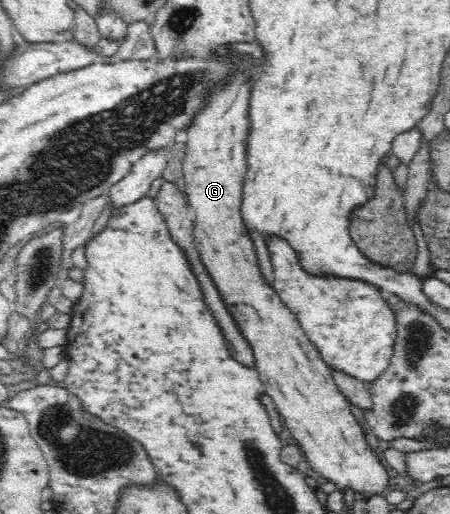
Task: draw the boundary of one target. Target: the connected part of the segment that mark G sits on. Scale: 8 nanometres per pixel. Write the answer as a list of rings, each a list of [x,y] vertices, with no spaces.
[[[253,55],[245,56],[241,64],[237,64],[237,72],[229,76],[229,84],[217,88],[197,116],[188,124],[183,135],[187,142],[186,157],[183,168],[186,180],[185,193],[189,208],[195,213],[194,240],[203,265],[207,268],[211,279],[221,294],[229,313],[237,323],[237,328],[253,348],[255,368],[265,383],[265,391],[279,414],[283,416],[287,430],[299,440],[303,450],[307,452],[309,462],[321,474],[325,474],[335,484],[343,486],[343,490],[357,490],[374,495],[384,494],[390,489],[389,471],[386,464],[379,464],[379,458],[373,455],[366,441],[362,425],[351,413],[351,402],[345,398],[343,391],[333,379],[334,368],[323,361],[321,351],[305,334],[303,325],[287,307],[281,296],[273,289],[273,284],[265,278],[255,247],[253,236],[243,217],[243,188],[249,176],[249,138],[251,138],[251,100],[253,100],[253,84],[255,68],[259,59]]]

